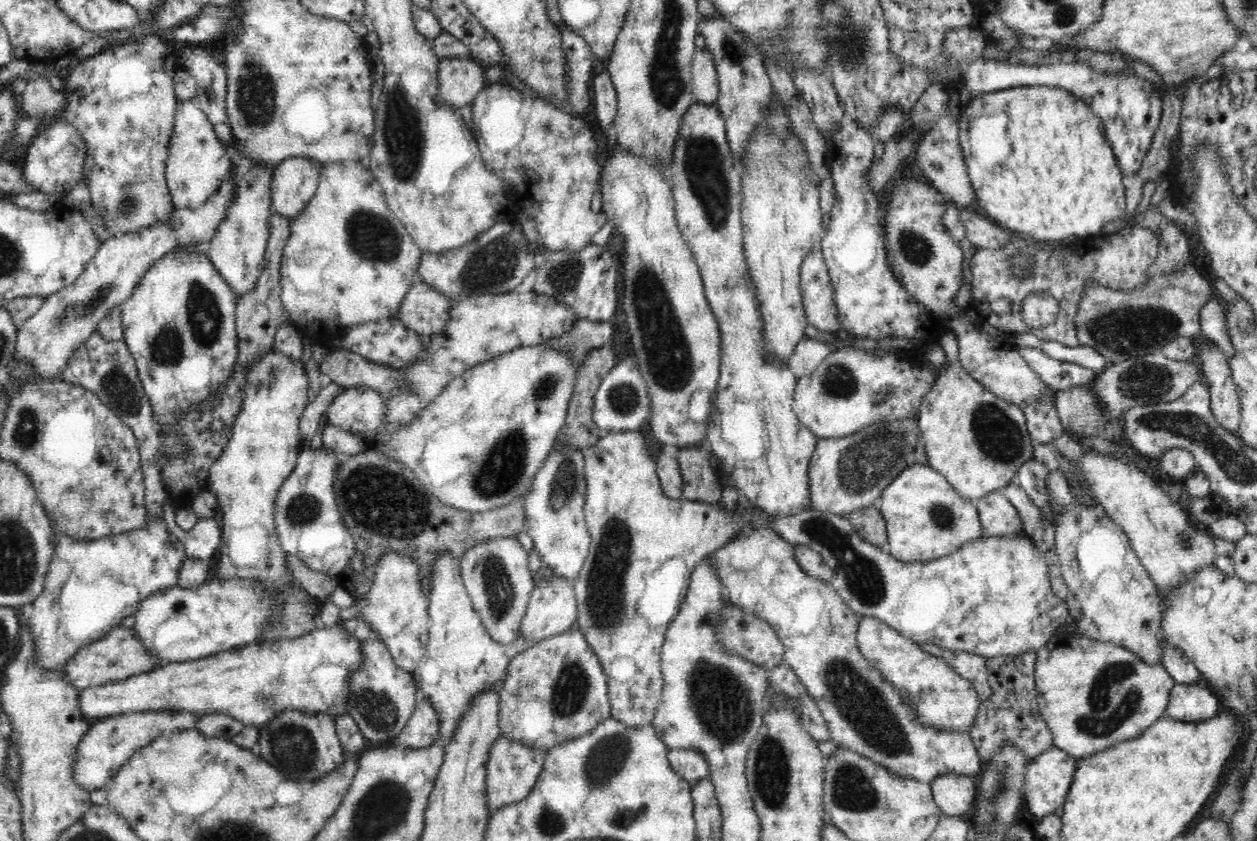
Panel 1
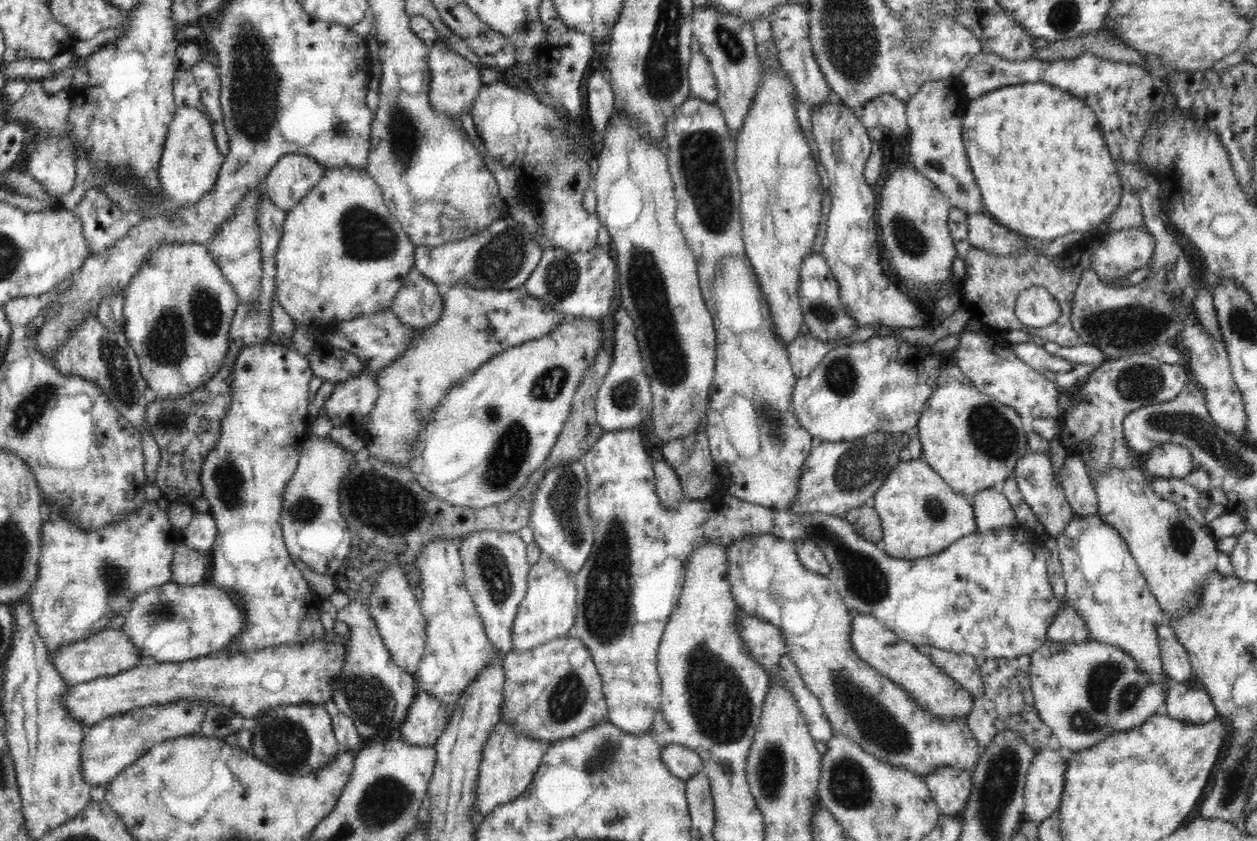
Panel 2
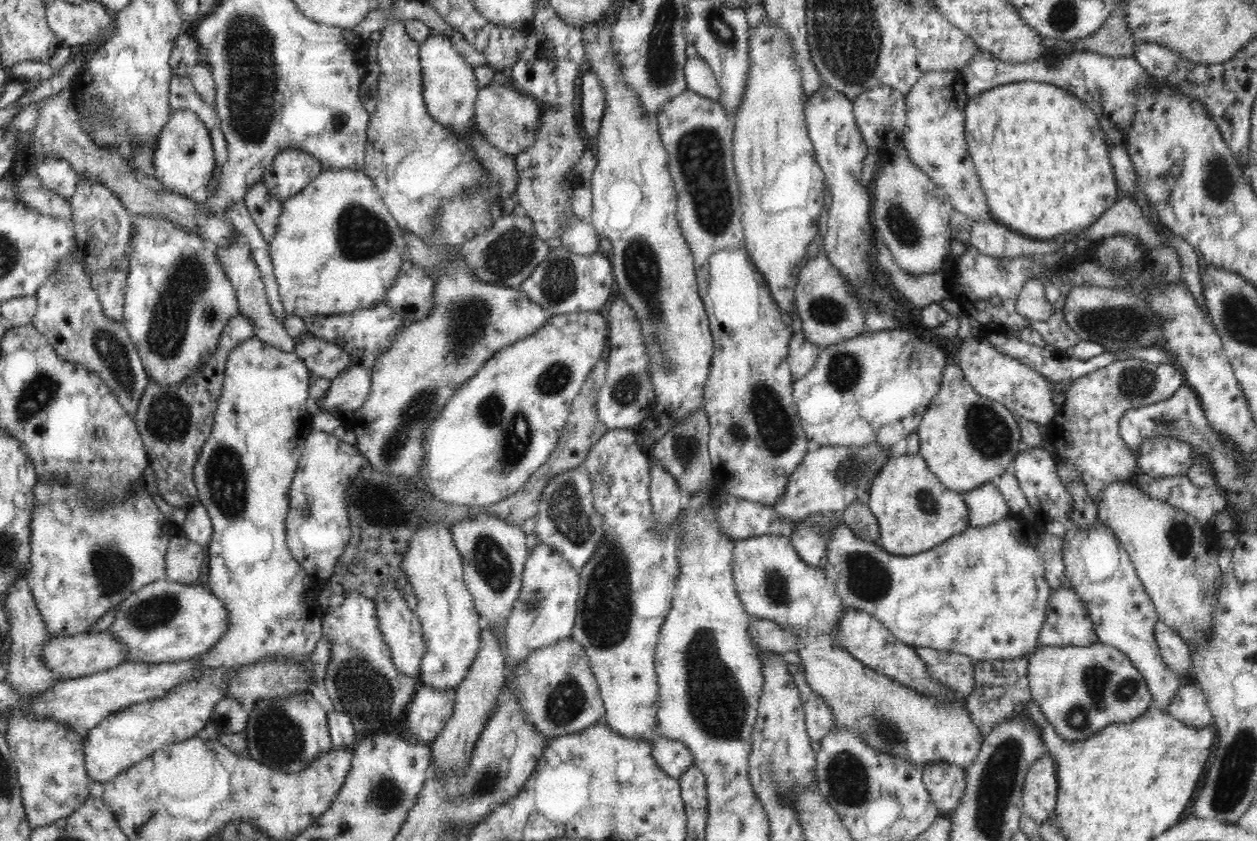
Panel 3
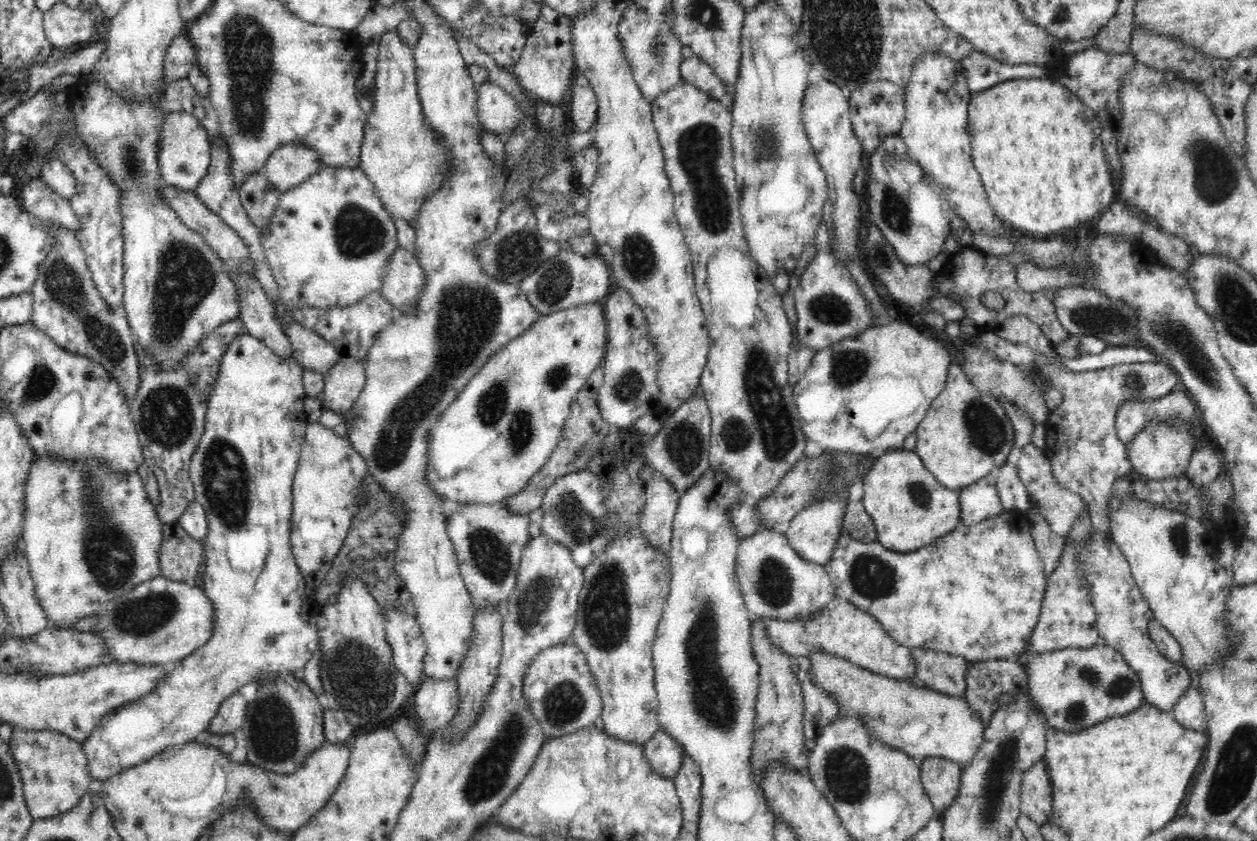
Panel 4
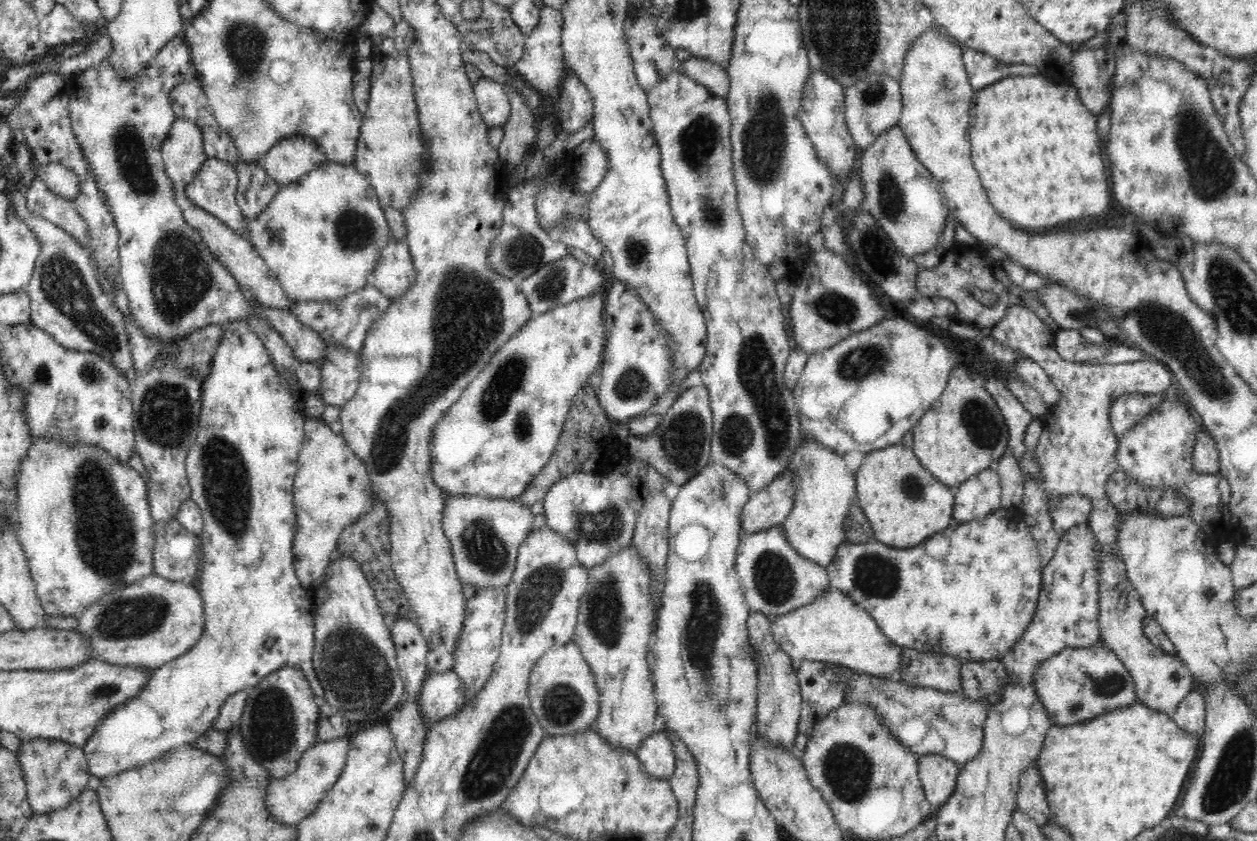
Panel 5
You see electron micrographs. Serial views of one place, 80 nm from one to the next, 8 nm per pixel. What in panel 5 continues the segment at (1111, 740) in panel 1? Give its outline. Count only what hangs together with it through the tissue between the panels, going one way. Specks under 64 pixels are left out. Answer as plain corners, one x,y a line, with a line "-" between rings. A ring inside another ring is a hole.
1102,639
1092,646
1064,649
1046,658
1034,674
1034,689
1052,725
1089,721
1106,711
1137,702
1132,675

